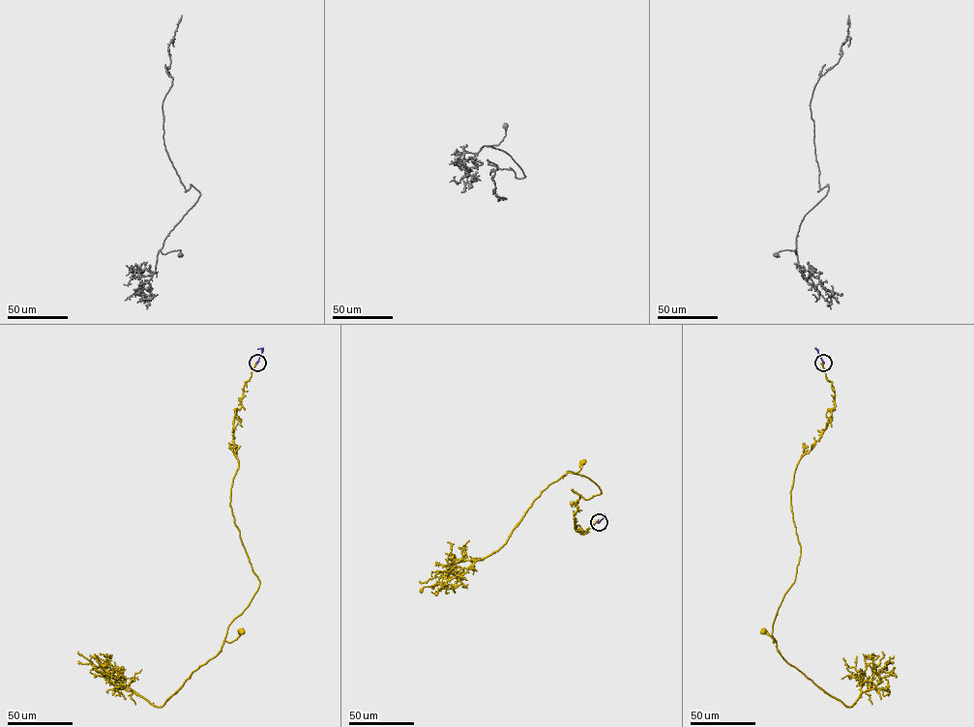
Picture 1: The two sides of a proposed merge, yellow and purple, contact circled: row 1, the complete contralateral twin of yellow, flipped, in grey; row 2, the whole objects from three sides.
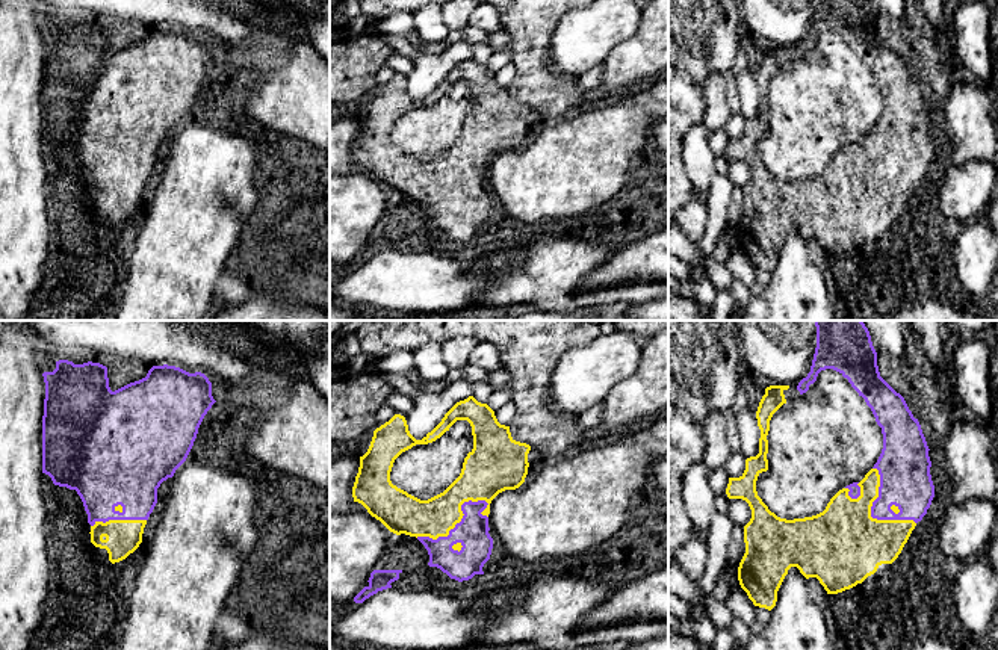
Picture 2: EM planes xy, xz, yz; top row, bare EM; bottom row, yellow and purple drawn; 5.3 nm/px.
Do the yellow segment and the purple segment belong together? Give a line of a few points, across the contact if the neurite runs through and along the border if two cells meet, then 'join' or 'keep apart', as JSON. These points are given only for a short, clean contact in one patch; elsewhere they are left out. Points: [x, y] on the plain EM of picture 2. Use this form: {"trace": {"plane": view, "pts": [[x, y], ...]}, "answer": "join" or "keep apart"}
{"answer": "join"}

